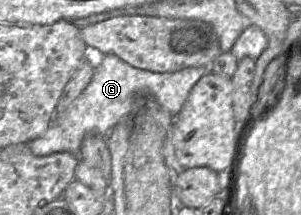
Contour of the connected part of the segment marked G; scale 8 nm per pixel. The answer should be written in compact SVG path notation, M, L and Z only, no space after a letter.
M106 54L101 64L94 69L89 85L72 102L64 119L60 124L51 124L39 138L28 142L29 148L35 156L43 157L56 152L68 152L79 156L80 147L87 134L107 135L109 131L124 117L131 117L134 111L134 100L137 96L146 95L166 108L173 116L182 109L192 87L208 71L204 67L188 67L176 72L156 73L137 69L121 60L114 54Z

